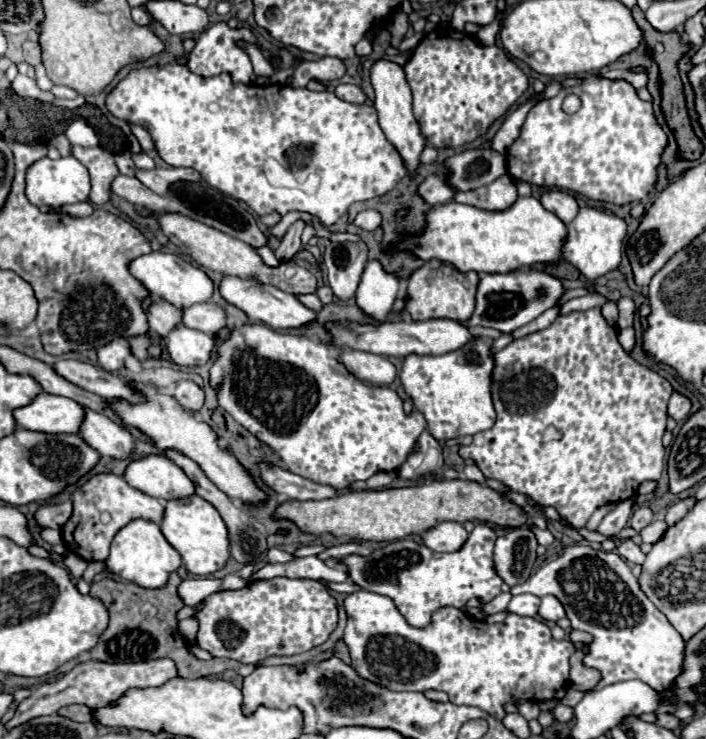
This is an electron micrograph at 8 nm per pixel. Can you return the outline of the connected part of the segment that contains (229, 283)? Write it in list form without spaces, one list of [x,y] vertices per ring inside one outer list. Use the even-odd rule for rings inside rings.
[[[223,276],[221,284],[219,284],[219,292],[221,296],[241,308],[251,322],[263,322],[275,330],[283,330],[283,328],[299,328],[307,322],[311,322],[315,318],[315,312],[305,308],[295,296],[271,286],[271,284],[261,284],[255,278],[239,278],[239,276]]]

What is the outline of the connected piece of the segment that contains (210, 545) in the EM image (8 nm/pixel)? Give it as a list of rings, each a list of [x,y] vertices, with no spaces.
[[[197,494],[165,502],[161,532],[167,538],[167,542],[181,554],[185,568],[195,576],[213,574],[215,570],[223,568],[229,558],[227,526],[223,522],[223,518],[219,516],[219,512]]]

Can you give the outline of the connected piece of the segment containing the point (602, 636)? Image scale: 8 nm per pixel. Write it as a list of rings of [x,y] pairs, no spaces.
[[[585,544],[569,546],[553,562],[547,562],[533,576],[529,576],[527,582],[511,588],[513,596],[523,594],[523,592],[529,592],[535,596],[547,596],[547,594],[555,596],[563,604],[567,618],[571,620],[571,628],[585,630],[593,636],[587,648],[587,654],[583,658],[583,664],[601,672],[601,680],[595,686],[595,690],[615,684],[615,682],[625,682],[625,680],[641,680],[659,694],[673,690],[675,678],[679,676],[679,672],[683,672],[683,644],[685,642],[681,634],[663,616],[663,612],[659,612],[659,608],[655,608],[651,600],[647,600],[647,594],[639,588],[637,578],[633,576],[631,568],[619,554],[595,550]]]

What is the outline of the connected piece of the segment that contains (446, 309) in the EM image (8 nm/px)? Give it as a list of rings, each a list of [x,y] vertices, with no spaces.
[[[429,260],[419,266],[407,282],[407,304],[405,310],[413,320],[431,320],[431,318],[449,318],[465,324],[475,308],[475,290],[479,276],[477,272],[459,272],[455,266],[441,260]]]

